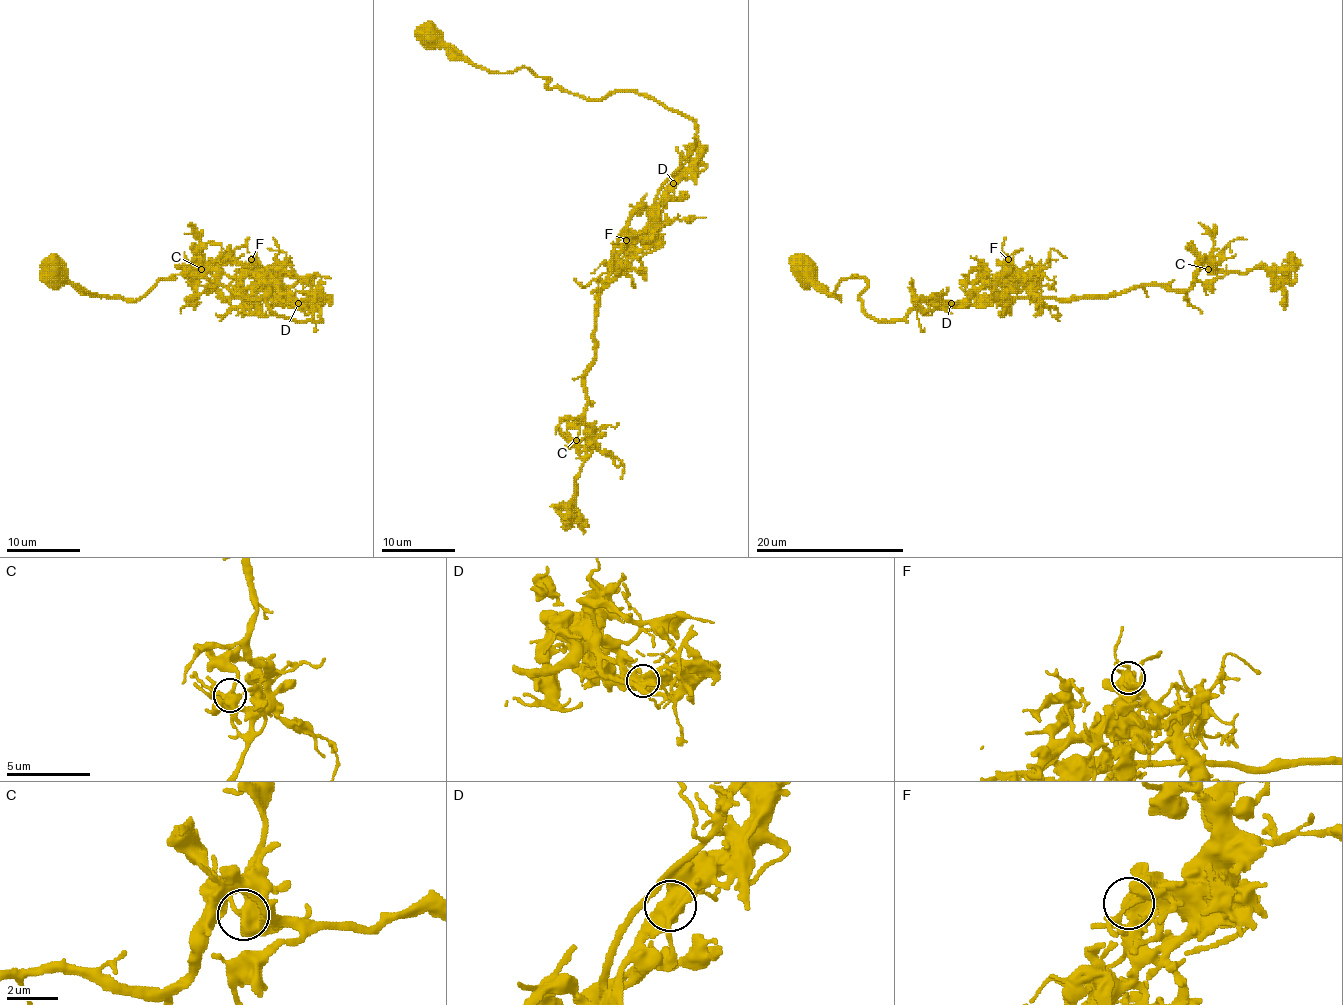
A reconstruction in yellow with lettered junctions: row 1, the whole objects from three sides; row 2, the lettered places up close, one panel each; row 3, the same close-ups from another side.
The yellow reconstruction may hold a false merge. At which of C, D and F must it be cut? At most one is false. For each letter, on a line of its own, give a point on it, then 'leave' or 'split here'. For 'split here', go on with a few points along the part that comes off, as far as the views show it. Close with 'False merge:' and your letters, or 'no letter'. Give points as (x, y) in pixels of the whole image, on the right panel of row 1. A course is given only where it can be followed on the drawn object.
C: at (1208, 269); leave
D: at (951, 303); split here; foreign part runs (950, 304), (974, 304), (978, 300), (1004, 296), (1009, 291), (1017, 293)
F: at (1008, 259); leave
False merge: D

